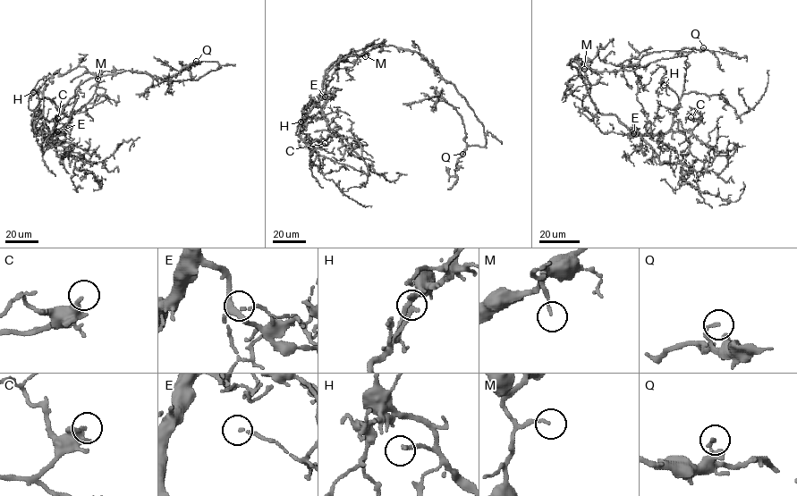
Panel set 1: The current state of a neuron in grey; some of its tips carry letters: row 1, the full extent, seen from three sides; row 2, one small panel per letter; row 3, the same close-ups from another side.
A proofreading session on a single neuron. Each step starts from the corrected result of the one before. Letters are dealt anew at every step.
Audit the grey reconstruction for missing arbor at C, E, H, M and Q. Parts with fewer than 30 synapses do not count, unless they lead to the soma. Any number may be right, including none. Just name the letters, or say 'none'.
none

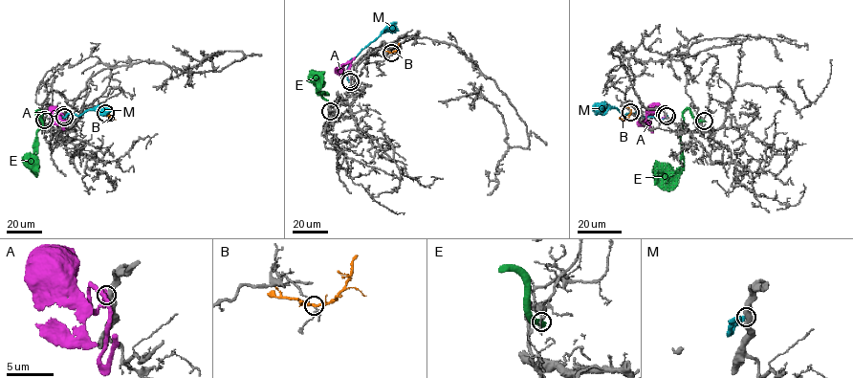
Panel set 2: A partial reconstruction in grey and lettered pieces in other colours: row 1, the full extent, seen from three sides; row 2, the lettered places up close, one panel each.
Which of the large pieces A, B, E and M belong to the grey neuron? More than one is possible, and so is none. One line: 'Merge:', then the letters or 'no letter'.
Merge: no letter

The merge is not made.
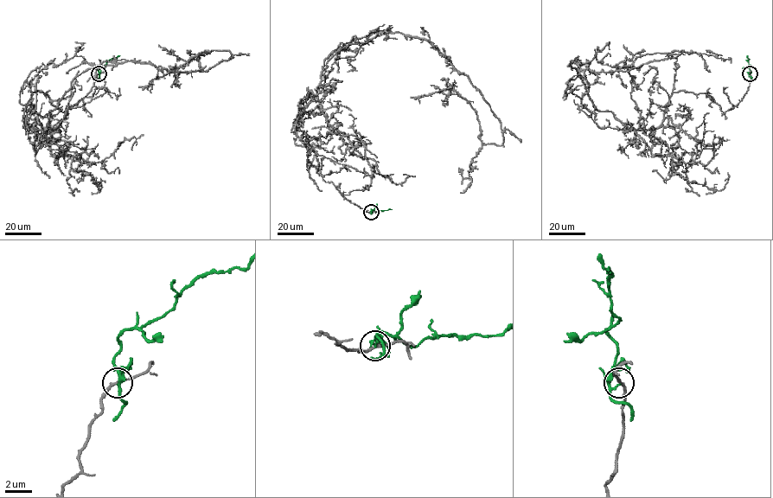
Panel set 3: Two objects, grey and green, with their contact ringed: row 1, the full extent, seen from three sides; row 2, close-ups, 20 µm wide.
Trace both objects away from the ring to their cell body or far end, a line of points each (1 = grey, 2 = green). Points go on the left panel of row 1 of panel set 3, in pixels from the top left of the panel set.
1: (99, 73), (65, 111), (34, 92), (24, 126), (43, 130), (91, 68), (207, 71), (231, 54), (139, 87)
2: (99, 73), (99, 67), (119, 55)

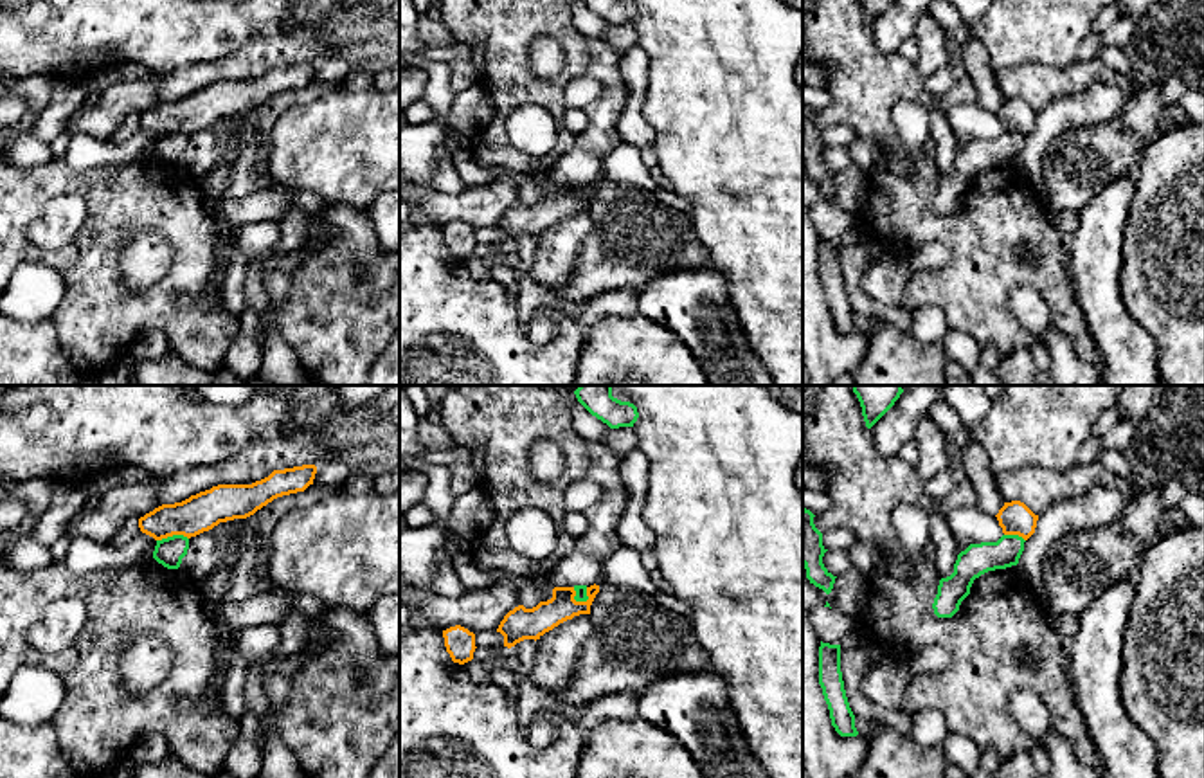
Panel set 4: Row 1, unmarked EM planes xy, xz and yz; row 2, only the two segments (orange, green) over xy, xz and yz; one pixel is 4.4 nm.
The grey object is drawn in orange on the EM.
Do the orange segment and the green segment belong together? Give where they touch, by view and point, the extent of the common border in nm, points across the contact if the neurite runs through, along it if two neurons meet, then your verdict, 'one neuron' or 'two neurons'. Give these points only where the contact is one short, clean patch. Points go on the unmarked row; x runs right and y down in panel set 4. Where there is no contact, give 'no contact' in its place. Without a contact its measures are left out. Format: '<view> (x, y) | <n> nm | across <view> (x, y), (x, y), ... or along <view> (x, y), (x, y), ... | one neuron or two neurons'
xz (575, 197) | 90 nm | along xz (573, 184), (576, 197), (589, 195) | two neurons

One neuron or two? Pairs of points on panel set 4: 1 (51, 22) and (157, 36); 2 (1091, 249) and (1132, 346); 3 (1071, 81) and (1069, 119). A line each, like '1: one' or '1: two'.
1: one
2: one
3: two

